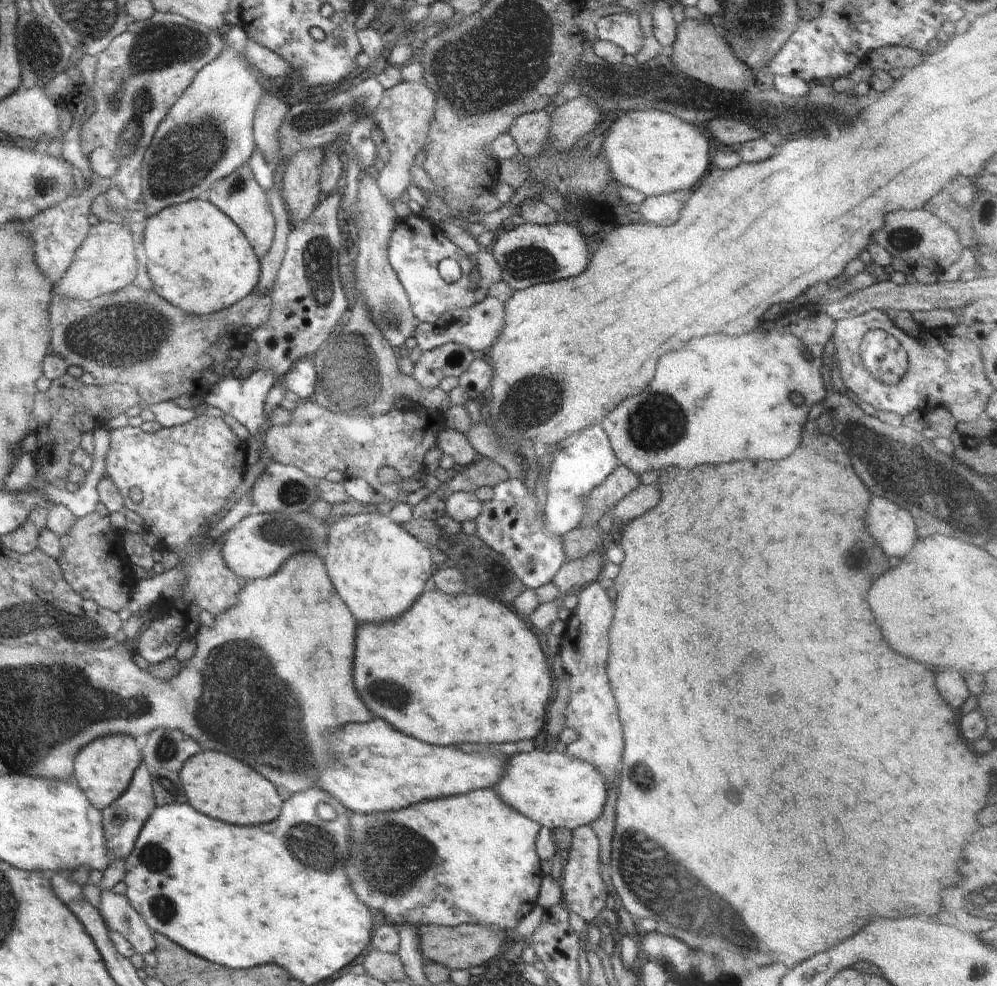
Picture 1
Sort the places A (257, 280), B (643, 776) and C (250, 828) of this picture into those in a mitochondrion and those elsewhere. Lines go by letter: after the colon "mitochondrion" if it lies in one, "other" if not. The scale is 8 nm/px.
A: other
B: mitochondrion
C: other

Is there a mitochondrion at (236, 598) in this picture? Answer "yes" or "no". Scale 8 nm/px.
no

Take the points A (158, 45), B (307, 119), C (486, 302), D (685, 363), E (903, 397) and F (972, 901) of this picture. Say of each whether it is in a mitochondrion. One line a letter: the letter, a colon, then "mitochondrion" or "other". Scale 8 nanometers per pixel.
A: mitochondrion
B: mitochondrion
C: other
D: other
E: other
F: mitochondrion

